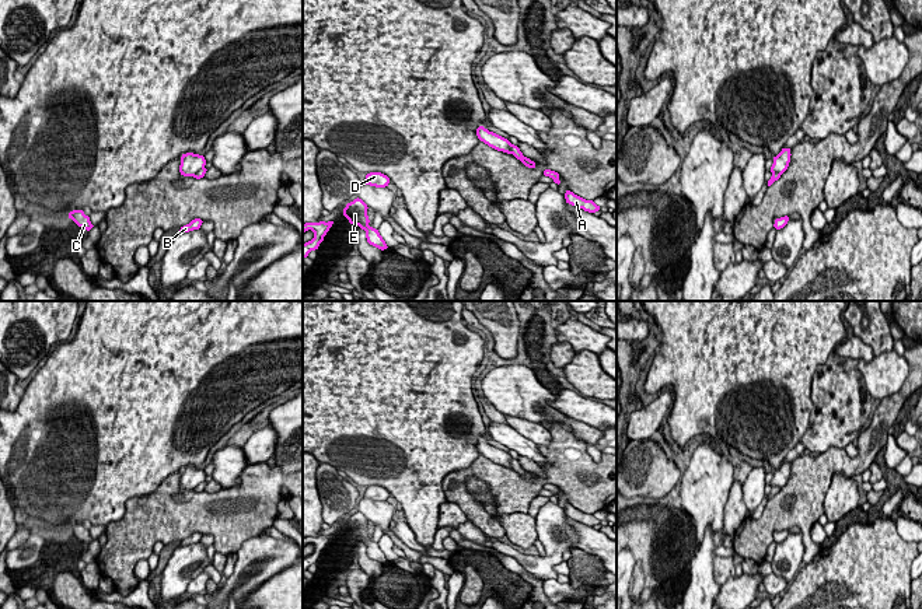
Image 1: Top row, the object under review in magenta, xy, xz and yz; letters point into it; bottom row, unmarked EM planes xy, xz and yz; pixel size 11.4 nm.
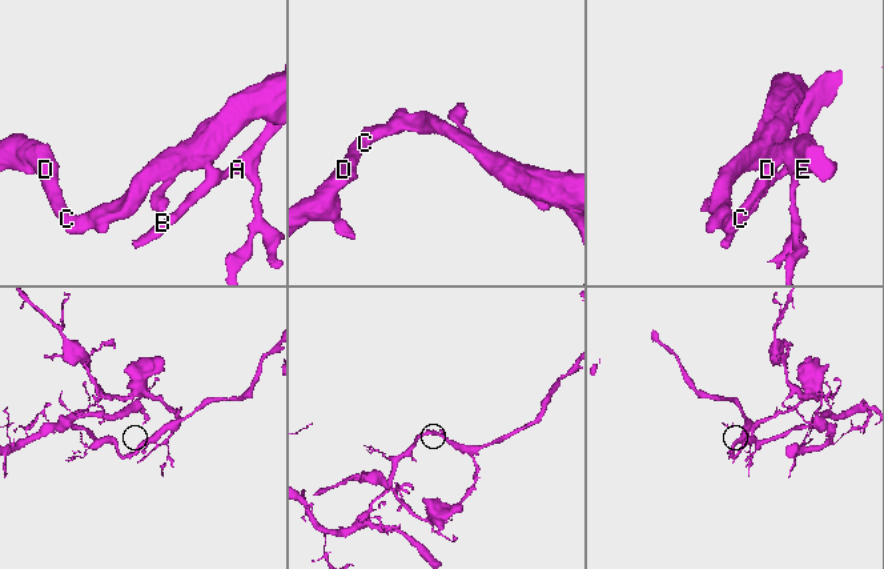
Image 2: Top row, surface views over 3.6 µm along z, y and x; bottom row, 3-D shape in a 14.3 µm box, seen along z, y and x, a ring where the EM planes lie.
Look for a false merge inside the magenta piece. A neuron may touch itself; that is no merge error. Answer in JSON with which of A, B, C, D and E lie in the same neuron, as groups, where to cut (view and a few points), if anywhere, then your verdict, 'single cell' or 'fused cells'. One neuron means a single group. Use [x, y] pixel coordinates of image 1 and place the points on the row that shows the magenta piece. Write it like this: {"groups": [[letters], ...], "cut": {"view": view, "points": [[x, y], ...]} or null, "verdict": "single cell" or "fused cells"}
{"groups": [["A", "B"], ["C", "D", "E"]], "cut": {"view": "xz", "points": [[510, 143], [512, 153]]}, "verdict": "fused cells"}

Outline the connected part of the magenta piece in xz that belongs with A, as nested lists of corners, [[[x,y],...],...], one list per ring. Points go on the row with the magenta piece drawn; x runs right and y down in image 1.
[[[566,190],[565,193],[566,203],[576,206],[579,209],[583,209],[584,211],[589,213],[596,213],[600,210],[600,206],[597,206],[593,200],[586,200],[577,195],[574,195],[570,190]]]

